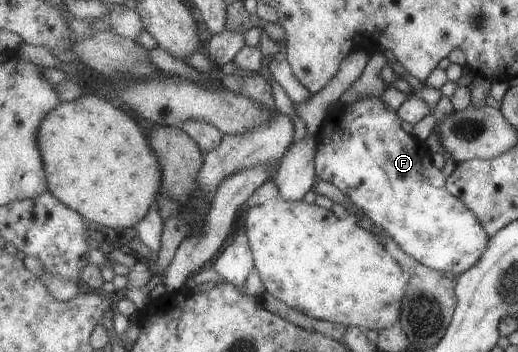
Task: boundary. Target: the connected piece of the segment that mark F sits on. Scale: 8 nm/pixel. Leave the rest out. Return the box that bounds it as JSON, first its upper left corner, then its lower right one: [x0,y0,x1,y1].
[313,96,488,276]

